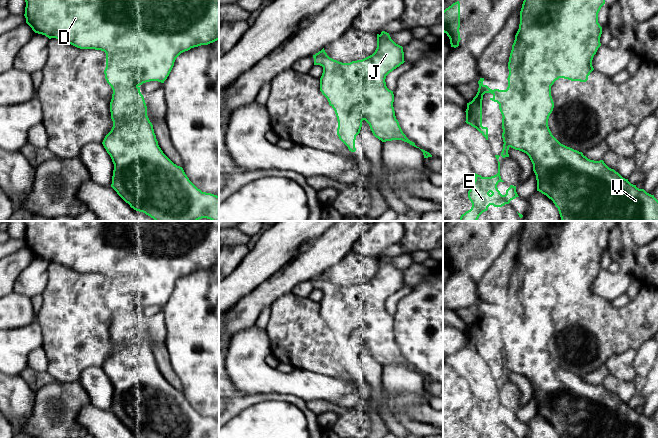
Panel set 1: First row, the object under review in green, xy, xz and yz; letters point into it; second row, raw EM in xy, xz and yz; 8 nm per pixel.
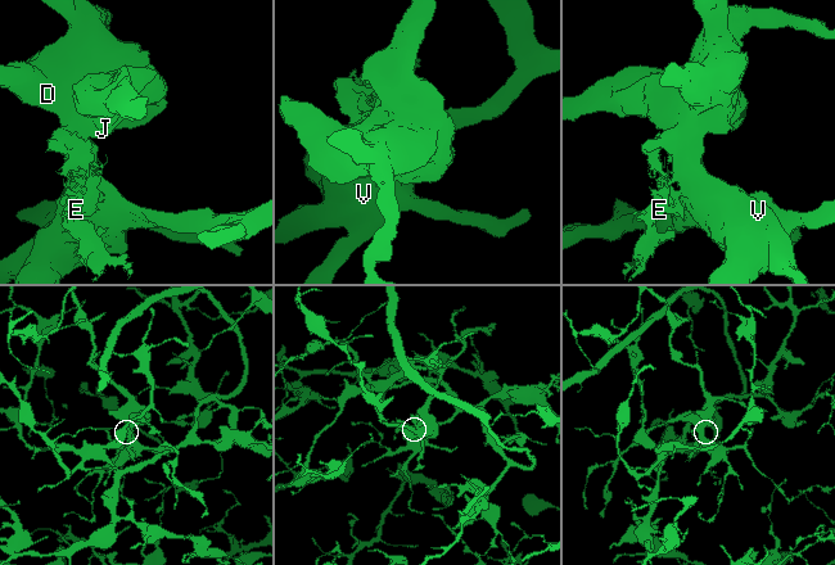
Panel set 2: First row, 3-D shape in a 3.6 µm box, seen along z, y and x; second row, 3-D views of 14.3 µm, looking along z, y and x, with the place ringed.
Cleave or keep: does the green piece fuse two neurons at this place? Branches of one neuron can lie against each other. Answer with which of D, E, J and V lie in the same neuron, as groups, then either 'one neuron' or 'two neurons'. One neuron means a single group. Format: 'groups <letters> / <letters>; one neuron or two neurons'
groups D E J V; one neuron

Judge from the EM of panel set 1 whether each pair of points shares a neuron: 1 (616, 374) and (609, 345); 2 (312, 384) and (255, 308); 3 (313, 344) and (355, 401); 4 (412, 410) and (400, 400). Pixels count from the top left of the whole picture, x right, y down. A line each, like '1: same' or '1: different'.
1: different
2: different
3: different
4: different

